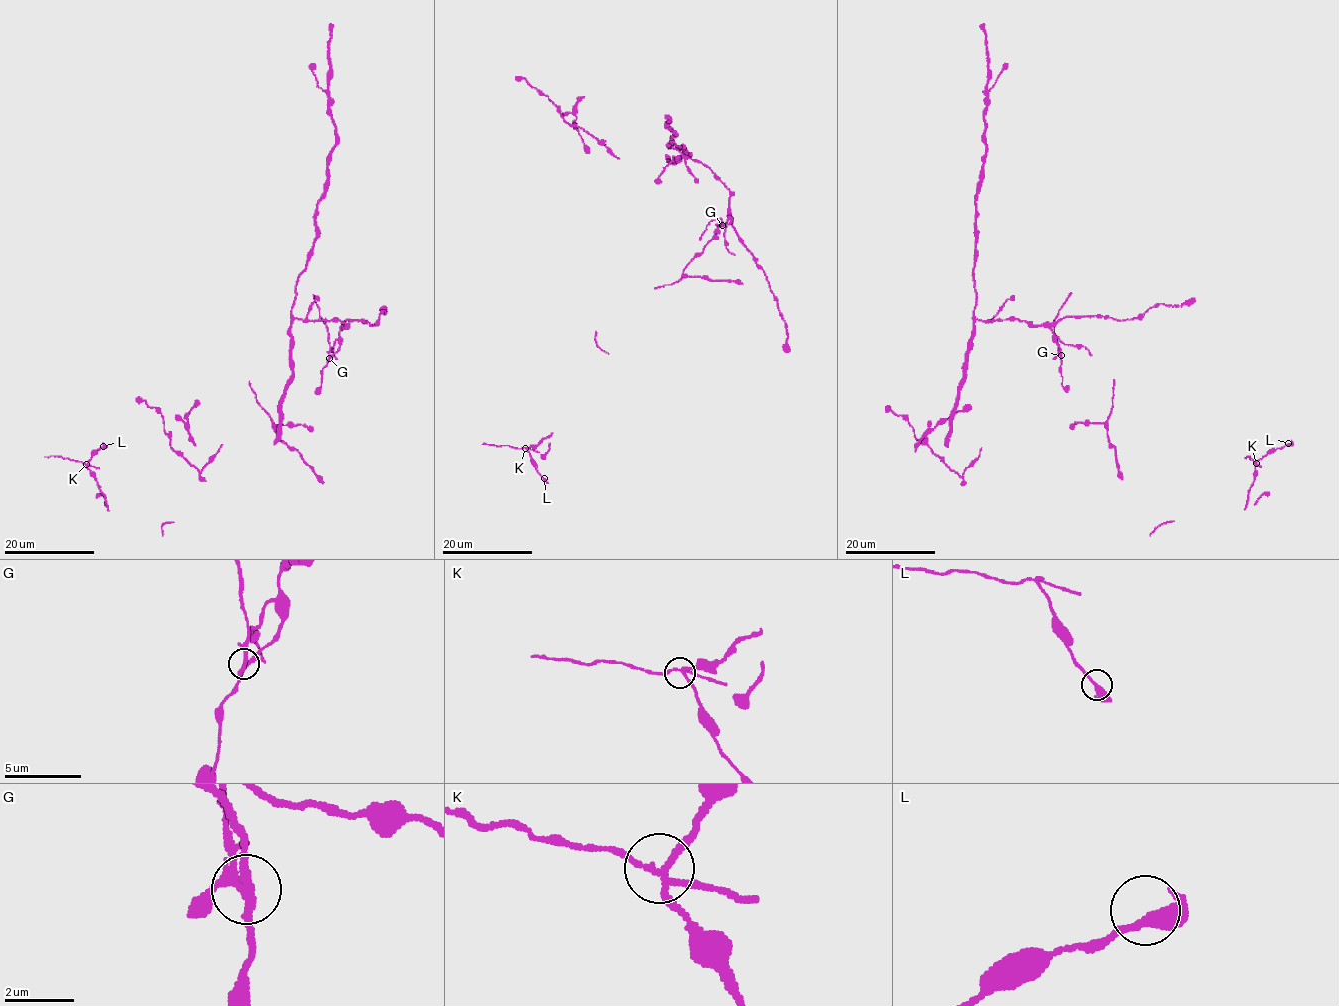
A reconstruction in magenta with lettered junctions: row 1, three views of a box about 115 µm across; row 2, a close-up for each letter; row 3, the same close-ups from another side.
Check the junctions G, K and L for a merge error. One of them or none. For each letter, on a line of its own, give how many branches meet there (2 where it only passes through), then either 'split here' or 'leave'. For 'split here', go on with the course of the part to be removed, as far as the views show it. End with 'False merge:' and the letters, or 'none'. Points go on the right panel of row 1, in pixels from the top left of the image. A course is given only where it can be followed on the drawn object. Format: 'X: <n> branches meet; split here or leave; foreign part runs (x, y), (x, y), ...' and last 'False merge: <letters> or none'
G: 4 branches meet; split here; foreign part runs (1061, 356), (1054, 320), (1071, 292)
K: 4 branches meet; leave
L: 3 branches meet; leave
False merge: G

